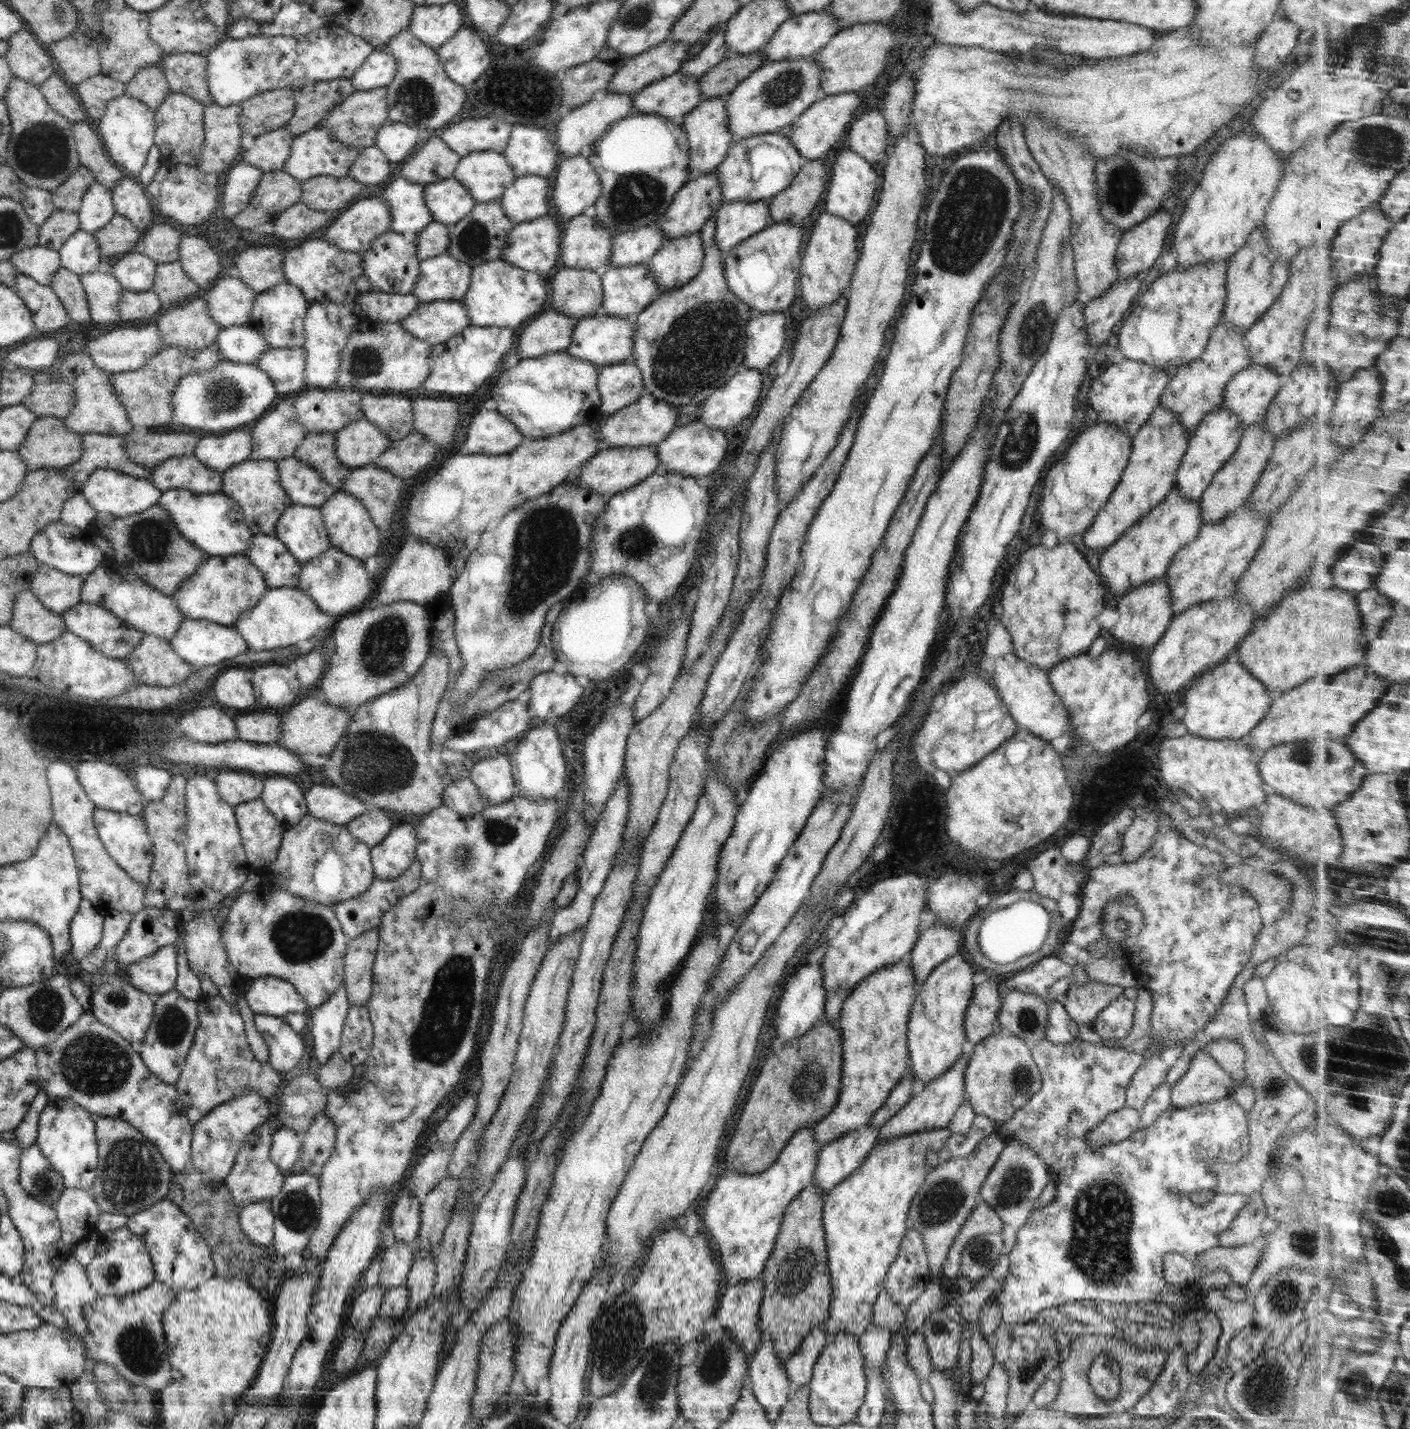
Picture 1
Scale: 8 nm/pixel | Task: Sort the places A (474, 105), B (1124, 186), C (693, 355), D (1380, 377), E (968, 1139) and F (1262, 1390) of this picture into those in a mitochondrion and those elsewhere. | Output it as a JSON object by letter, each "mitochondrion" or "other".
{"A":"other","B":"mitochondrion","C":"mitochondrion","D":"other","E":"other","F":"mitochondrion"}

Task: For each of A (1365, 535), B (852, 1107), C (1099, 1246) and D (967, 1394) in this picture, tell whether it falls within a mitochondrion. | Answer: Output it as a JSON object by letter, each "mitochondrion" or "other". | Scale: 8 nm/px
{"A":"other","B":"other","C":"mitochondrion","D":"other"}

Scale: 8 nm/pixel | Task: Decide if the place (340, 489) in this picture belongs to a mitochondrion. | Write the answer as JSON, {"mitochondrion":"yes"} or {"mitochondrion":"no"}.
{"mitochondrion":"no"}

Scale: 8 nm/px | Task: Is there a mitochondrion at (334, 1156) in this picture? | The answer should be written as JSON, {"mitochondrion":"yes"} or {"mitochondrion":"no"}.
{"mitochondrion":"no"}

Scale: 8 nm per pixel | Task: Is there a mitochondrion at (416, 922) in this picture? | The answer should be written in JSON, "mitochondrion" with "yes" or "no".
{"mitochondrion":"no"}

